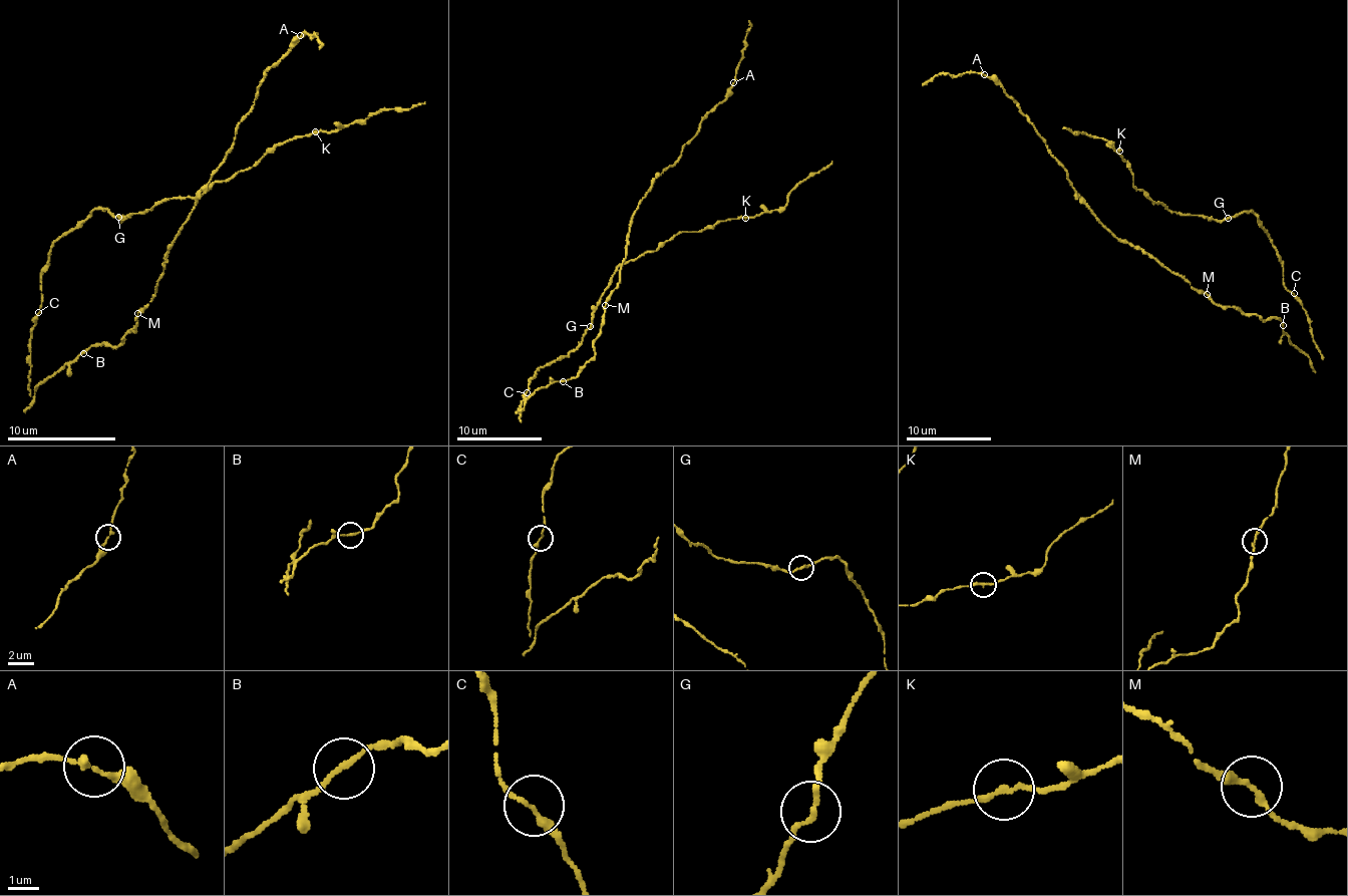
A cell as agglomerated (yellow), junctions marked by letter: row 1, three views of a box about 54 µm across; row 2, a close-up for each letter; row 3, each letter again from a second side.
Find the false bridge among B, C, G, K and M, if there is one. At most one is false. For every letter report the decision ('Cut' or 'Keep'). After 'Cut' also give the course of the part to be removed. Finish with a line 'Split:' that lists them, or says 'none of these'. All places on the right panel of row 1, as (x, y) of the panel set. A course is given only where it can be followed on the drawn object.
B: Keep
C: Keep
G: Keep
K: Keep
M: Keep
Split: none of these

